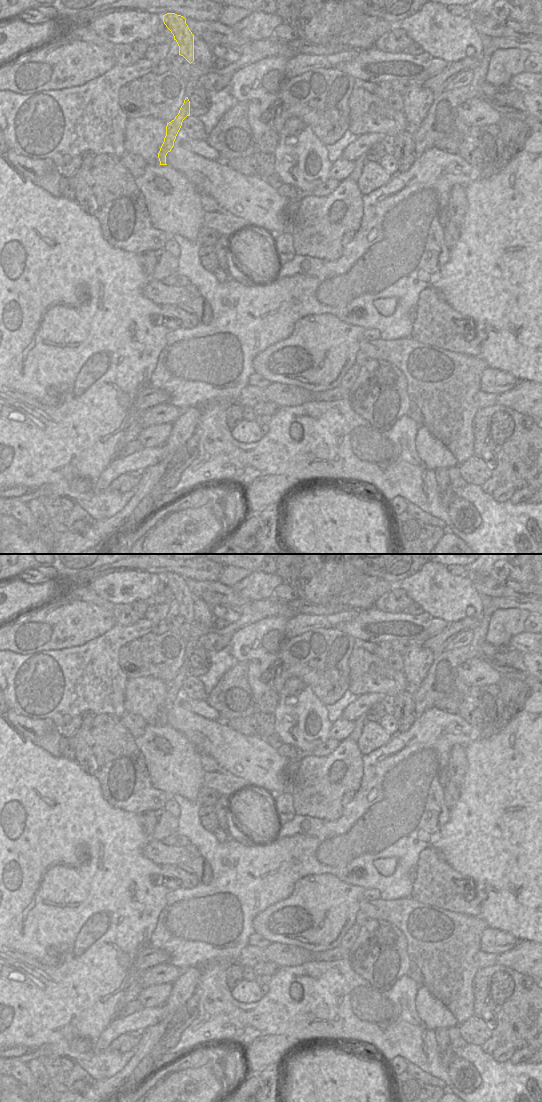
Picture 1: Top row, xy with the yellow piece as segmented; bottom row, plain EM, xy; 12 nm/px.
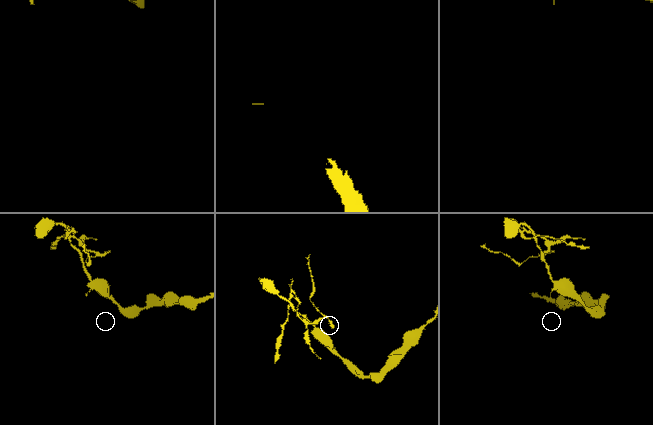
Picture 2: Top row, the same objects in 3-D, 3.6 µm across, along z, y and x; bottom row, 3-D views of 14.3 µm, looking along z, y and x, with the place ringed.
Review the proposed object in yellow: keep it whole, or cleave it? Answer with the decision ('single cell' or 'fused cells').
single cell

